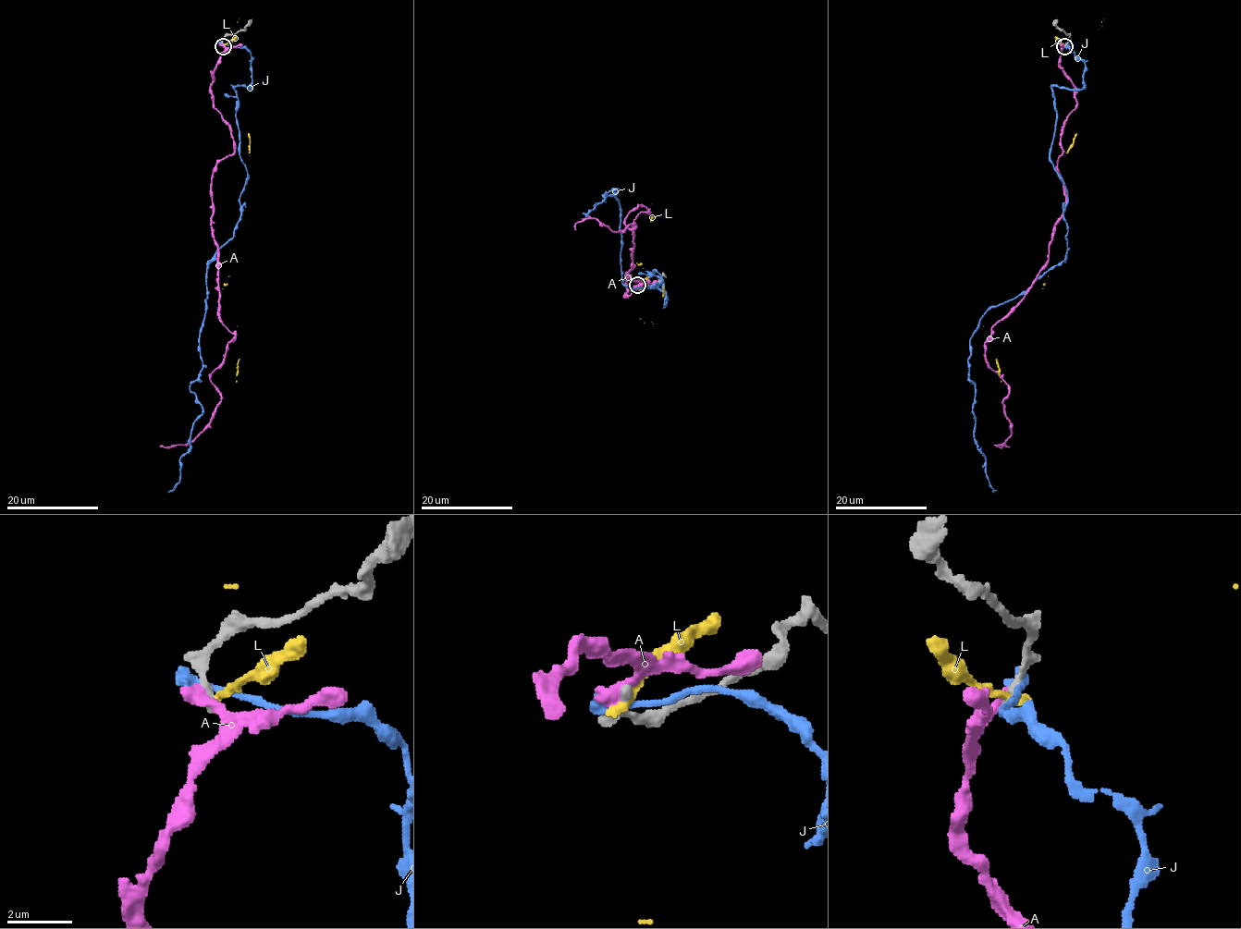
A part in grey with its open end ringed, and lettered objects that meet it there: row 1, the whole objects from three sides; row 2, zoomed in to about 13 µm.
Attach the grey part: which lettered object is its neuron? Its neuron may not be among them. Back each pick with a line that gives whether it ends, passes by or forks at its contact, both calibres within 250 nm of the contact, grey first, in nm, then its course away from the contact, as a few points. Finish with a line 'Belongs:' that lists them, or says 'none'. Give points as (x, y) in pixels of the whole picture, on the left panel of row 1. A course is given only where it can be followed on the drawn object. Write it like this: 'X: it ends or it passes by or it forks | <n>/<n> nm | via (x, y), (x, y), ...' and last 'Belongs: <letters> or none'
Belongs: none

